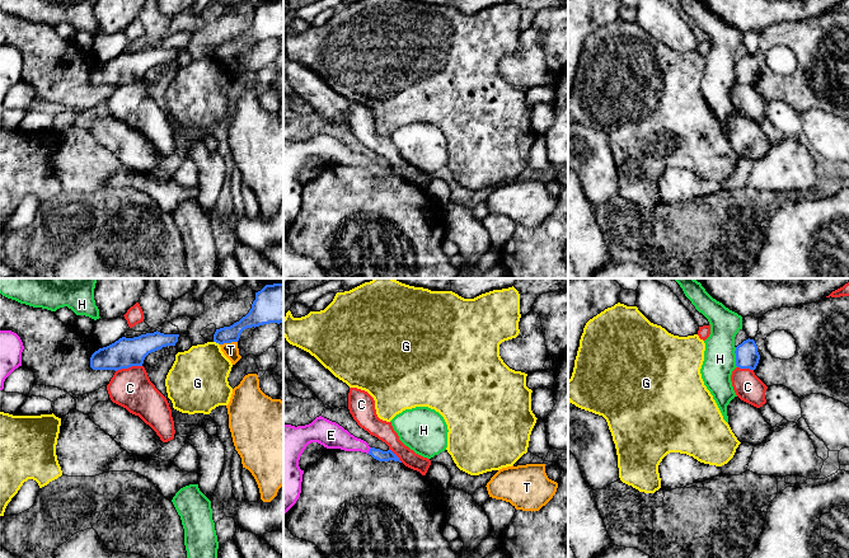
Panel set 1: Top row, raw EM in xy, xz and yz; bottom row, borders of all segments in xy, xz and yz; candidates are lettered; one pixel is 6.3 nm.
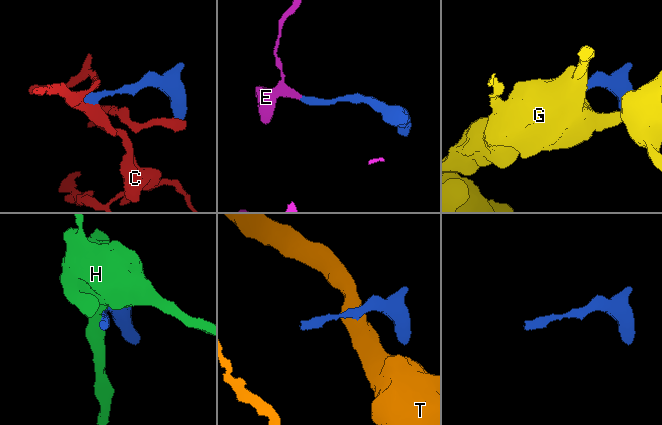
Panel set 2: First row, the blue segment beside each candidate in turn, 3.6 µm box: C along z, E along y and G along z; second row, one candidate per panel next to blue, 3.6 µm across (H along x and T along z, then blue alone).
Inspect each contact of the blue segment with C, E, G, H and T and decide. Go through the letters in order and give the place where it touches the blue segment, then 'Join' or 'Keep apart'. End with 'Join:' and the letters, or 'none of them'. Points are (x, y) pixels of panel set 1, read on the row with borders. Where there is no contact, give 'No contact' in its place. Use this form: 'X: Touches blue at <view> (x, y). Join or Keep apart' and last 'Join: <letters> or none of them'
C: Touches blue at xy (129, 366). Keep apart
E: Touches blue at xz (370, 450). Join
G: Touches blue at xy (216, 342). Keep apart
H: Touches blue at yz (736, 357). Keep apart
T: Touches blue at xy (228, 342). Keep apart
Join: E

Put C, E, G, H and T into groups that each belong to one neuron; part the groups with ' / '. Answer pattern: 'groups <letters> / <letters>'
groups C / E / G / H / T

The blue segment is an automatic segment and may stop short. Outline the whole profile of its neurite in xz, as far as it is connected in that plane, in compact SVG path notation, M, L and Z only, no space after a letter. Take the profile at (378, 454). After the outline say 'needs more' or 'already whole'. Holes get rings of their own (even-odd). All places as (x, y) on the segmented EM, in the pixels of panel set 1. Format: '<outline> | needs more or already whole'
M322 416L305 426L283 425L283 515L300 497L304 470L300 469L299 460L311 442L318 442L327 449L366 453L379 461L402 463L391 450L370 447L366 441Z | needs more

